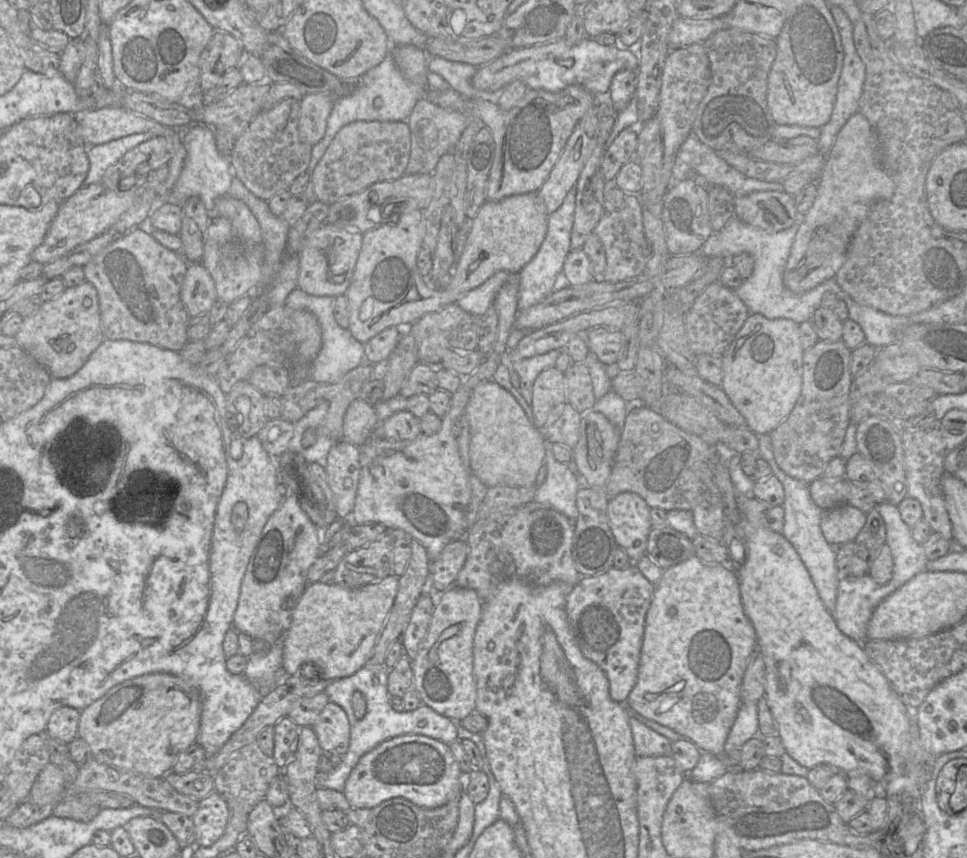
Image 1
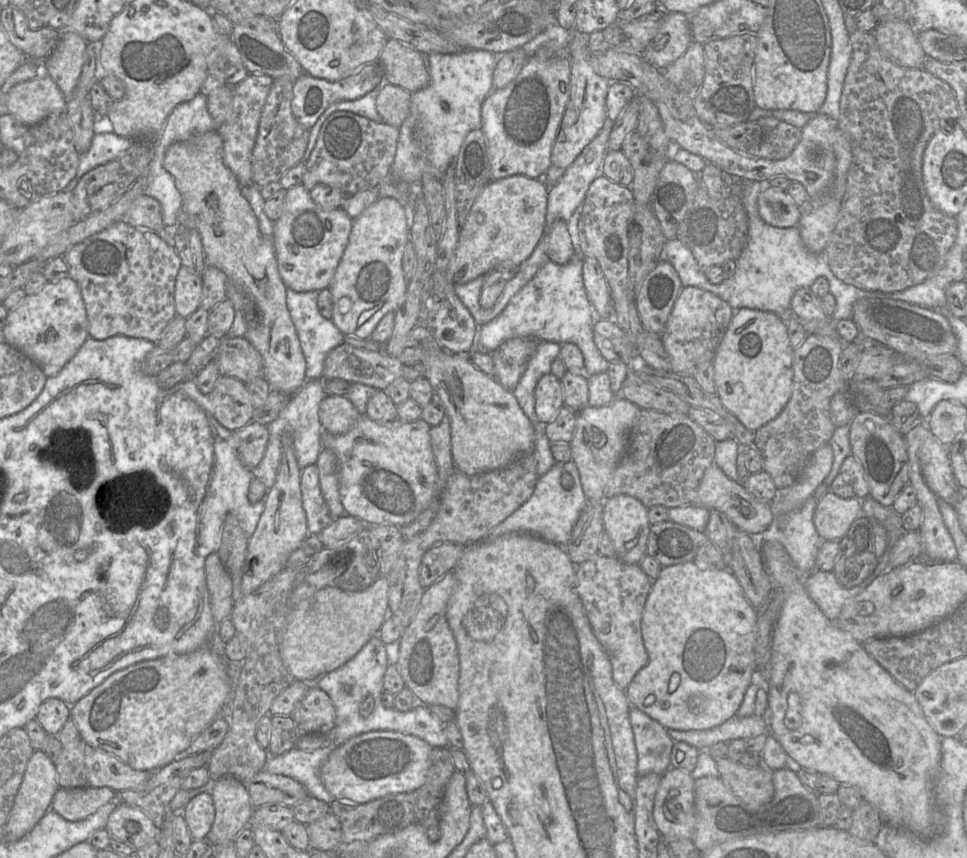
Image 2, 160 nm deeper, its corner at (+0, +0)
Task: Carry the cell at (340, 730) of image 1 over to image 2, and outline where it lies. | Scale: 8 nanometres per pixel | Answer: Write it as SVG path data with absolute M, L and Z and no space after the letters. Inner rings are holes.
M310 687L290 717L300 734L326 734L336 726L336 711L330 697Z

